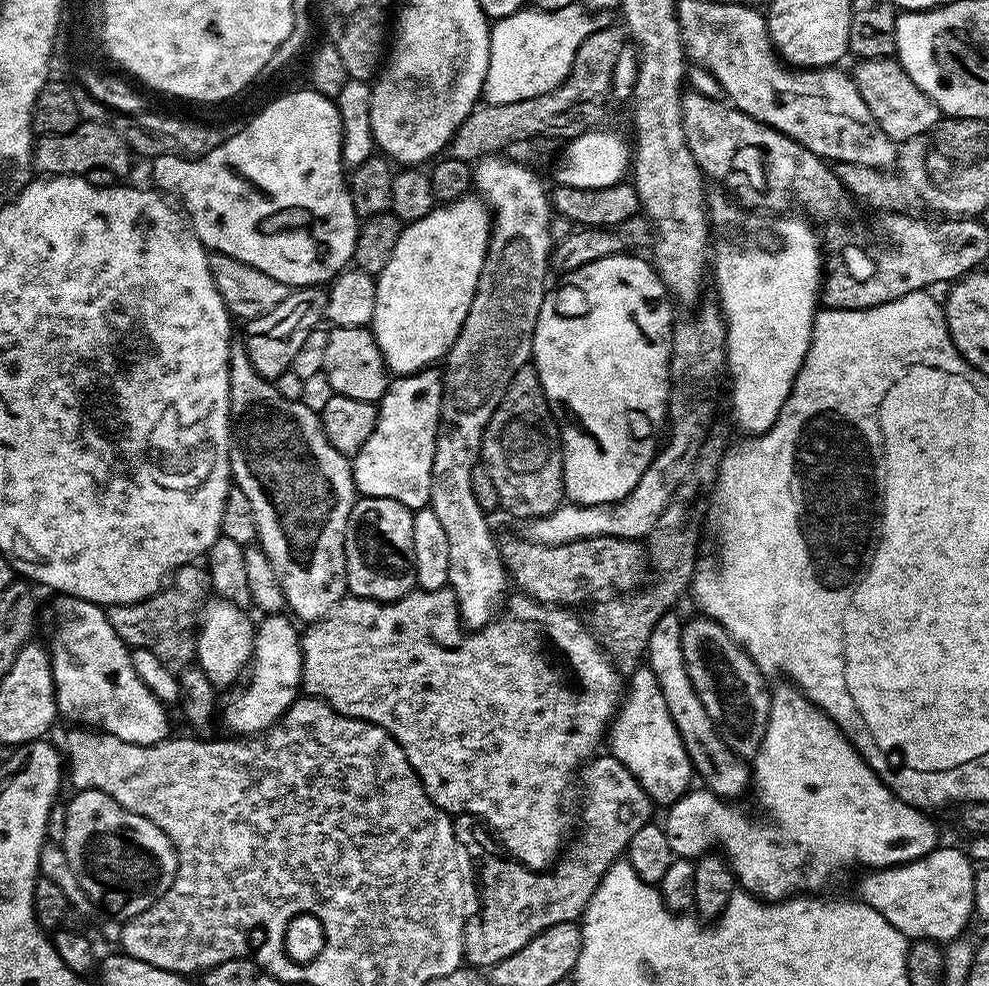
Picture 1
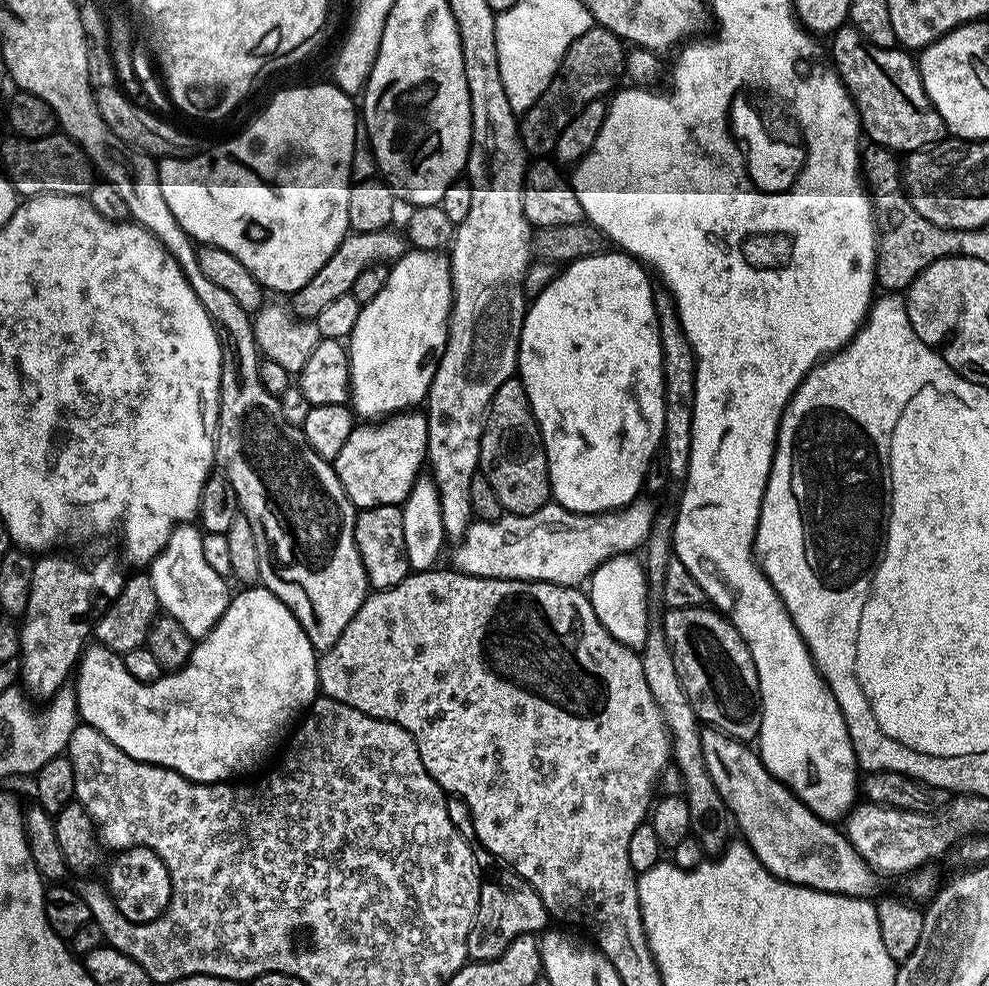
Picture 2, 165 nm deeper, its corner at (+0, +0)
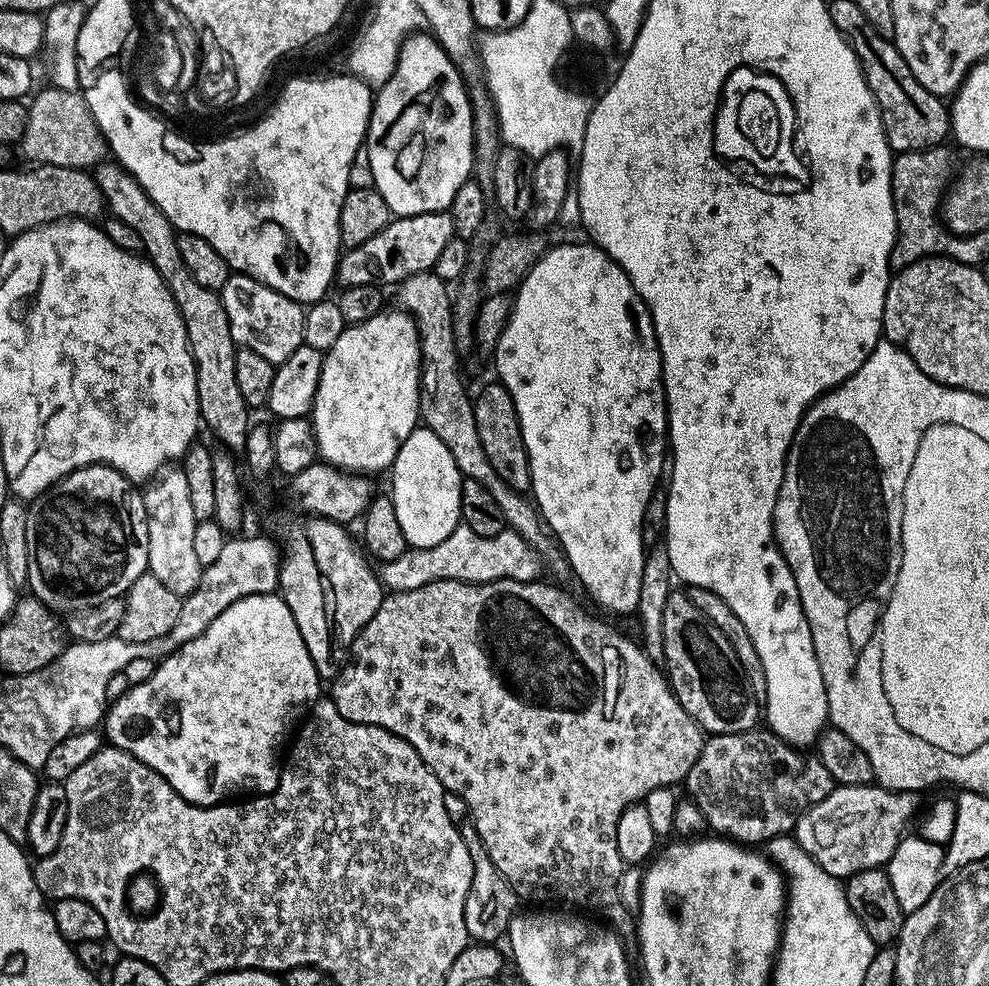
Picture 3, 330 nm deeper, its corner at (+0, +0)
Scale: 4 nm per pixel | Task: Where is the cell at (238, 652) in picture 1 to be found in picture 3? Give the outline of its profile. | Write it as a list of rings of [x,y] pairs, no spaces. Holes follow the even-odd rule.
[[[182,470],[172,471],[157,475],[143,489],[144,505],[148,511],[148,571],[167,589],[174,590],[174,594],[183,598],[198,586],[202,566],[194,551],[194,530],[198,521],[190,503],[186,474]]]

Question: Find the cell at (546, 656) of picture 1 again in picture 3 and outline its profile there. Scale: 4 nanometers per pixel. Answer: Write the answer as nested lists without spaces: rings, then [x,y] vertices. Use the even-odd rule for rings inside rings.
[[[539,579],[492,580],[489,584],[435,580],[421,588],[385,595],[377,613],[357,634],[350,649],[350,659],[332,684],[330,698],[336,703],[342,718],[384,728],[400,736],[407,744],[412,744],[440,785],[468,803],[472,824],[478,830],[494,866],[498,866],[521,901],[557,900],[560,903],[557,905],[571,906],[597,917],[605,916],[600,918],[612,920],[608,922],[621,937],[631,937],[634,916],[619,896],[620,878],[626,869],[616,841],[619,819],[628,807],[639,805],[654,789],[671,789],[679,780],[680,783],[687,781],[690,766],[698,762],[706,736],[696,719],[678,702],[667,675],[649,660],[637,641],[635,644],[630,637],[612,632],[610,625],[595,620],[590,613],[584,612],[583,606],[570,593],[552,584],[540,583]]]

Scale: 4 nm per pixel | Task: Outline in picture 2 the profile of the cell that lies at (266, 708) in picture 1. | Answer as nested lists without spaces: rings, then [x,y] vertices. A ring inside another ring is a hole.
[[[248,586],[231,597],[222,614],[222,618],[216,623],[215,628],[211,628],[206,635],[199,637],[198,642],[193,643],[192,653],[186,664],[181,668],[169,671],[161,675],[159,680],[144,684],[141,680],[135,680],[126,670],[123,659],[117,653],[108,648],[99,646],[85,647],[74,672],[76,684],[76,710],[79,719],[83,723],[89,724],[91,728],[96,728],[118,750],[122,750],[130,758],[140,760],[144,764],[156,764],[159,768],[169,768],[178,774],[182,774],[187,780],[193,780],[195,784],[222,784],[235,781],[237,778],[244,778],[247,772],[252,772],[255,768],[260,768],[272,756],[272,751],[280,744],[280,739],[289,735],[290,729],[307,713],[308,709],[318,698],[320,692],[320,679],[318,678],[318,652],[313,648],[310,639],[307,638],[306,631],[299,625],[298,618],[263,586]]]

